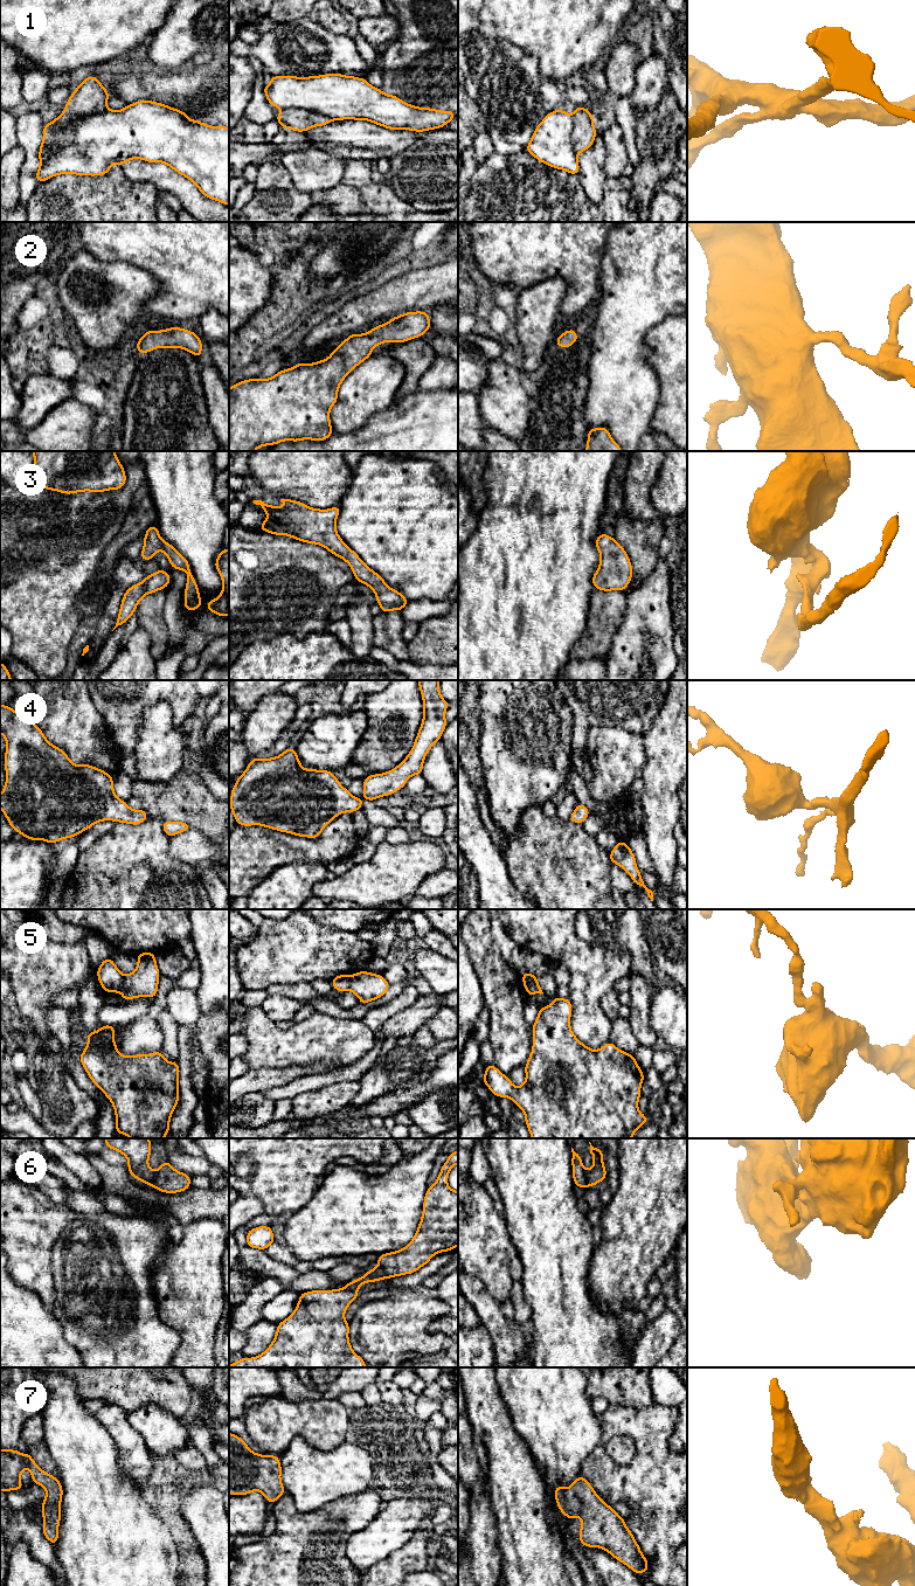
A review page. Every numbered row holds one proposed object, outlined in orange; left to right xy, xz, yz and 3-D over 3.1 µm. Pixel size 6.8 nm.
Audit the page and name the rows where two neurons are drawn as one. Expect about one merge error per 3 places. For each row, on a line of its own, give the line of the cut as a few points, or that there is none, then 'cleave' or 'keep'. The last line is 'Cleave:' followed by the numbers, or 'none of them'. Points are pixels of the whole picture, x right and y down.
1: xy (106, 108), (77, 117), (67, 144), (53, 140) | cleave
2: no cut | keep
3: no cut | keep
4: no cut | keep
5: xy (124, 976), (118, 991) | cleave
6: yz (586, 1170), (586, 1177), (590, 1185) | cleave
7: no cut | keep
Cleave: 1, 5, 6

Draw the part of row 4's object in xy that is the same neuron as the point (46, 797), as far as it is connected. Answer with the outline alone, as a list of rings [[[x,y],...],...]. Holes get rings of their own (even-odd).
[[[0,705],[0,734],[7,742],[5,752],[6,783],[0,794],[0,809],[15,832],[30,840],[55,844],[61,839],[77,837],[98,822],[113,820],[132,825],[146,822],[147,812],[133,810],[113,791],[113,778],[106,771],[91,764],[76,766],[64,750],[51,744],[43,732],[23,713],[7,705]]]

